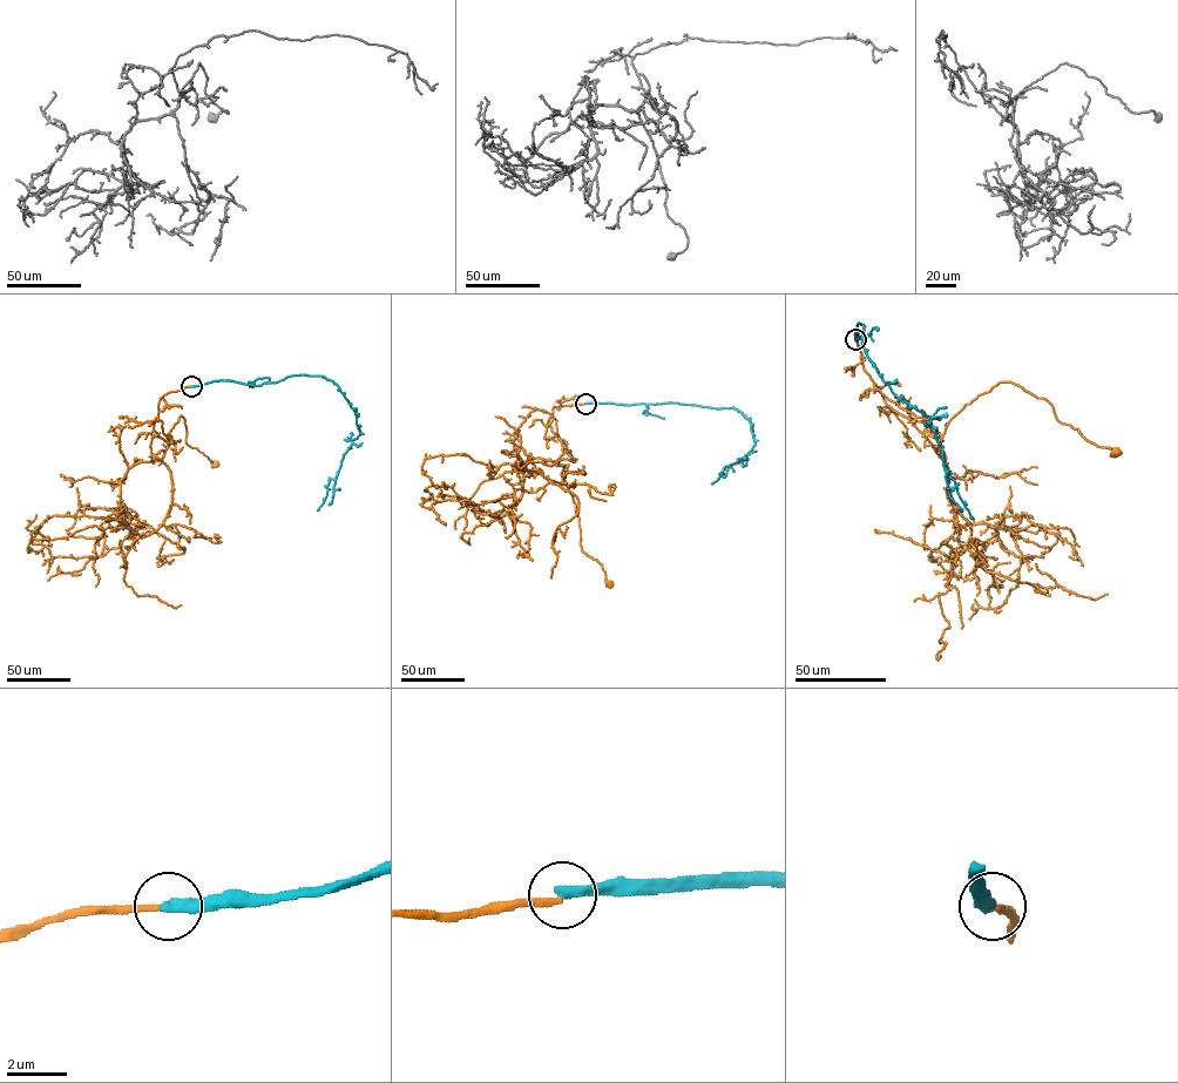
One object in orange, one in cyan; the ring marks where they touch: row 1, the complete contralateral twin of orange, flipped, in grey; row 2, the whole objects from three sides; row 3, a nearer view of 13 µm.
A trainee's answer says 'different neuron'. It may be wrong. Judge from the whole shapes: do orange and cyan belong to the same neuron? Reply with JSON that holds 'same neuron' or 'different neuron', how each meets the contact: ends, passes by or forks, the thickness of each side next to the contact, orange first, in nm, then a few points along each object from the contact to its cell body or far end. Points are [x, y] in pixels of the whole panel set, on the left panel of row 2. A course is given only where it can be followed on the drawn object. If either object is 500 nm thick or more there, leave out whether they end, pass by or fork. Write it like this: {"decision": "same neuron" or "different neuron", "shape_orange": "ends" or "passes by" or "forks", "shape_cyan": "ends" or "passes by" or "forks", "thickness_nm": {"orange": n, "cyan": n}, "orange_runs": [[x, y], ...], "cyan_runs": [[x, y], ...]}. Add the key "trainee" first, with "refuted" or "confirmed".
{"trainee": "confirmed", "decision": "different neuron", "shape_orange": "ends", "shape_cyan": "ends", "thickness_nm": {"orange": 200, "cyan": 380}, "orange_runs": [[191, 386], [161, 398], [154, 430], [168, 444], [163, 454], [167, 435], [181, 415], [185, 442], [215, 464]], "cyan_runs": [[191, 386], [219, 380], [261, 385], [304, 374], [332, 380], [353, 410], [360, 434], [317, 510]]}

